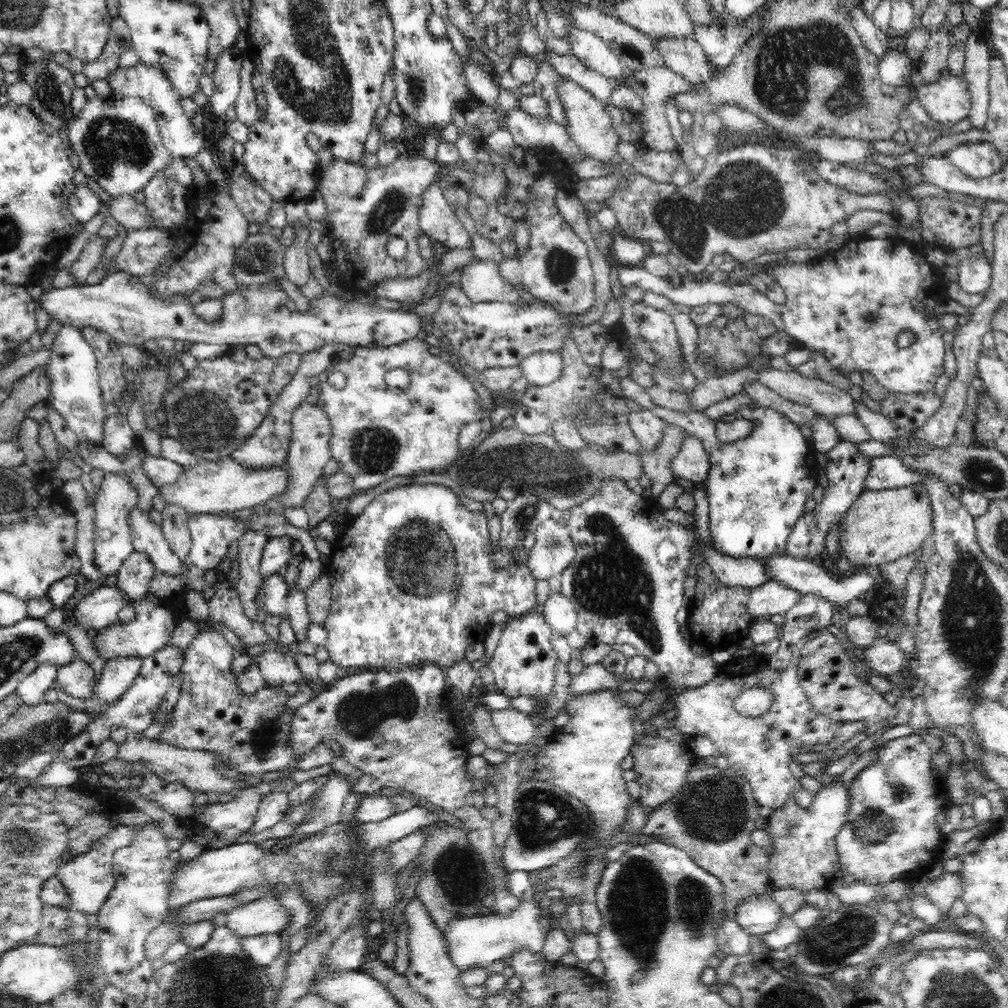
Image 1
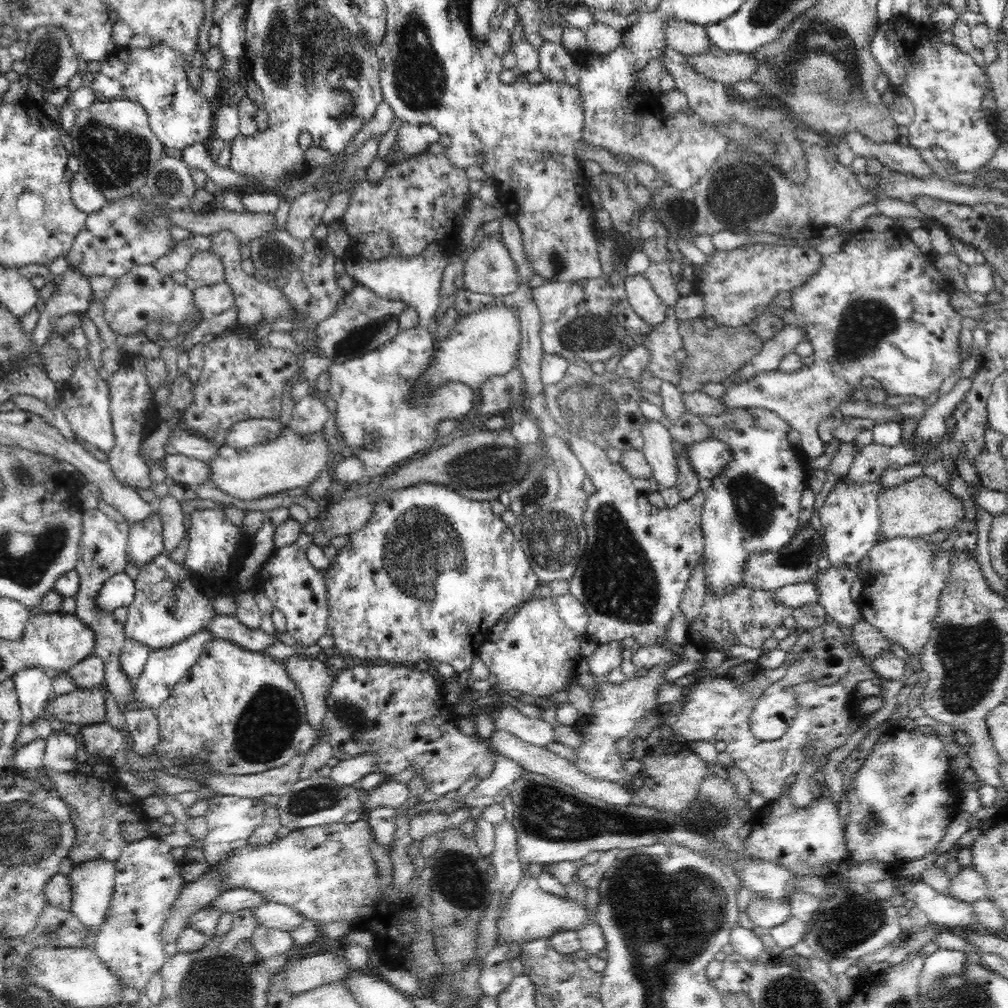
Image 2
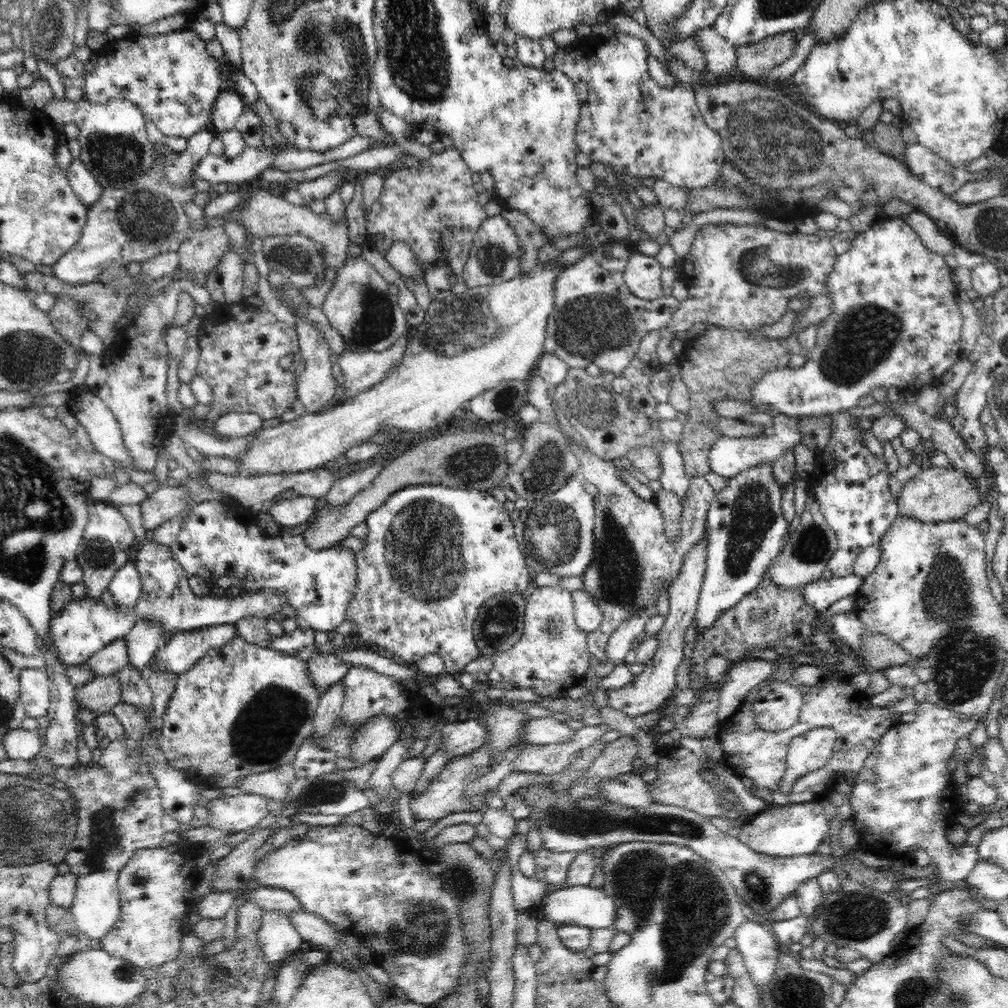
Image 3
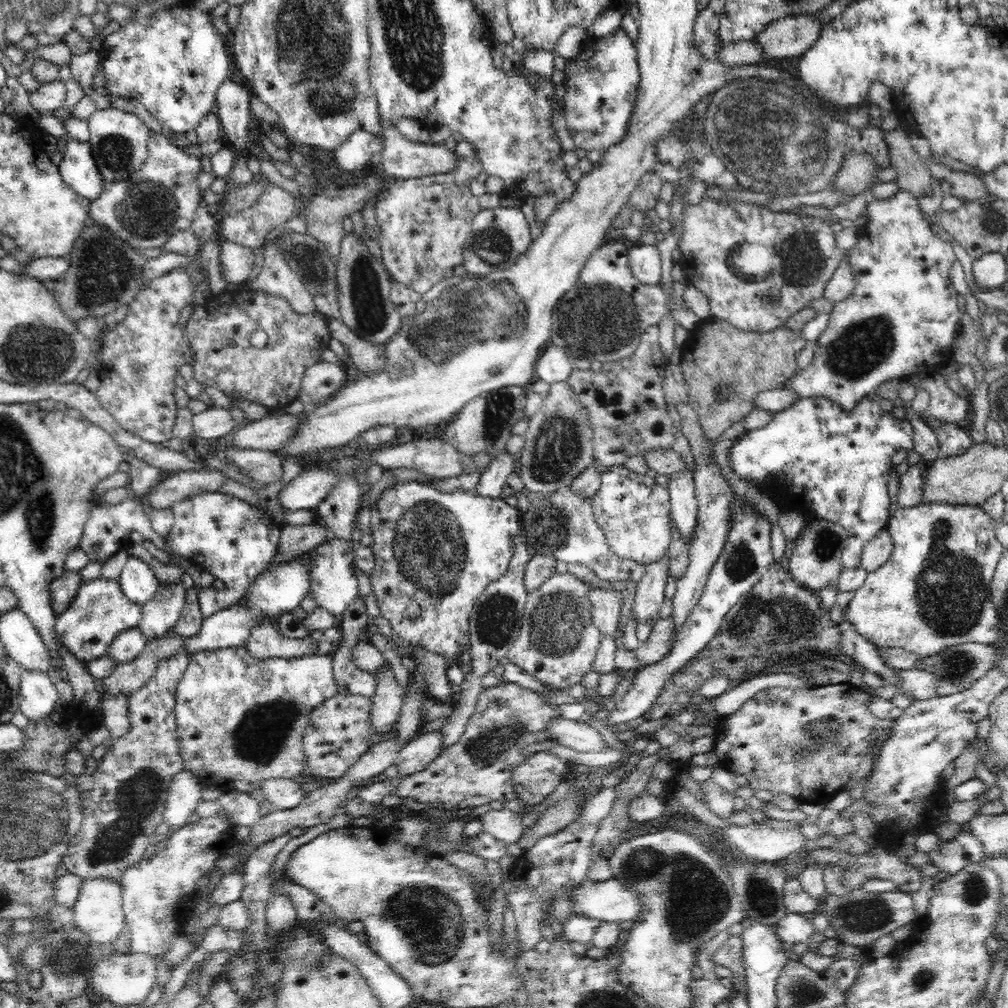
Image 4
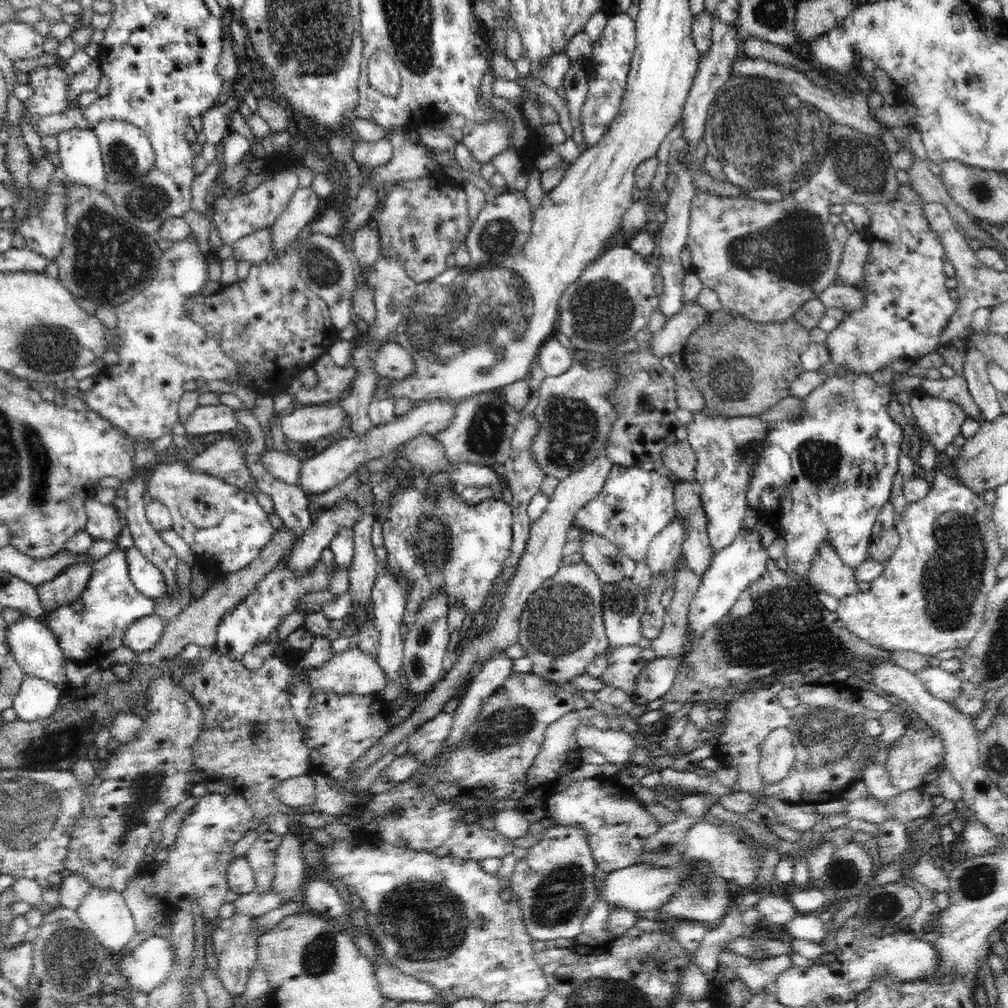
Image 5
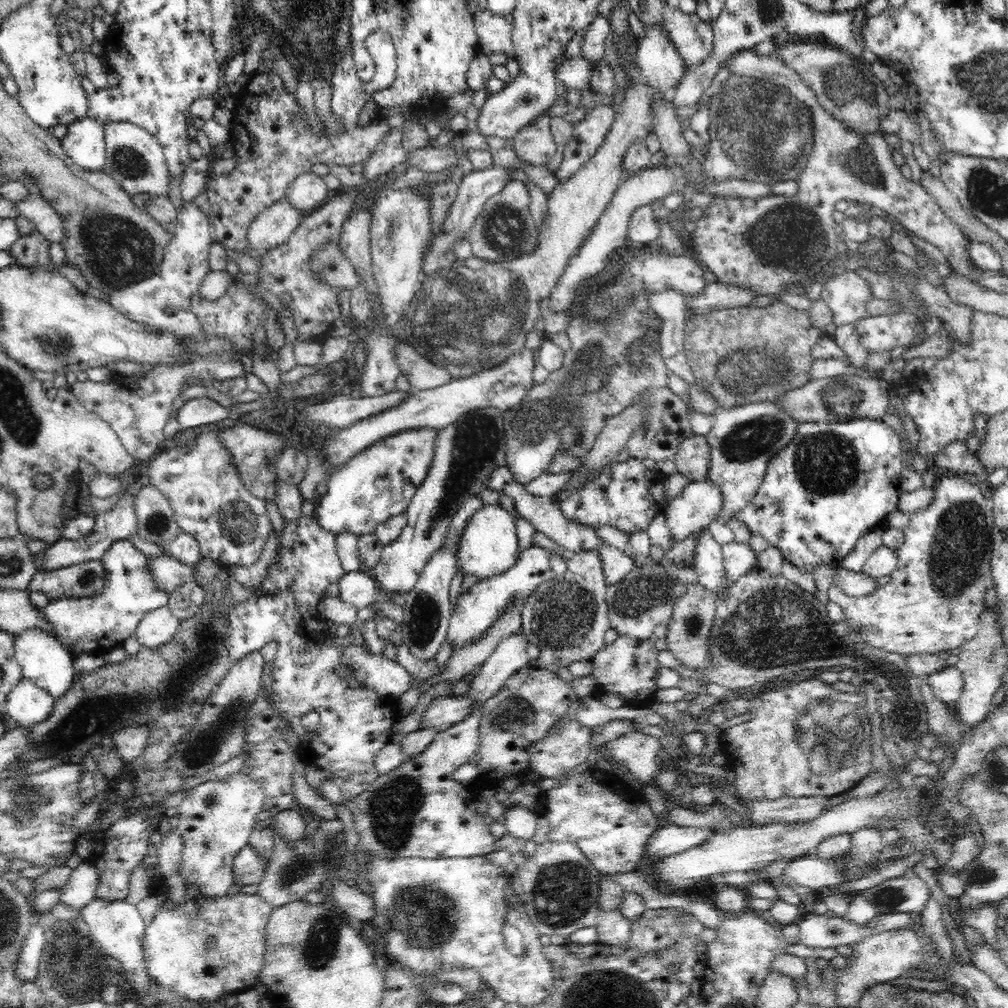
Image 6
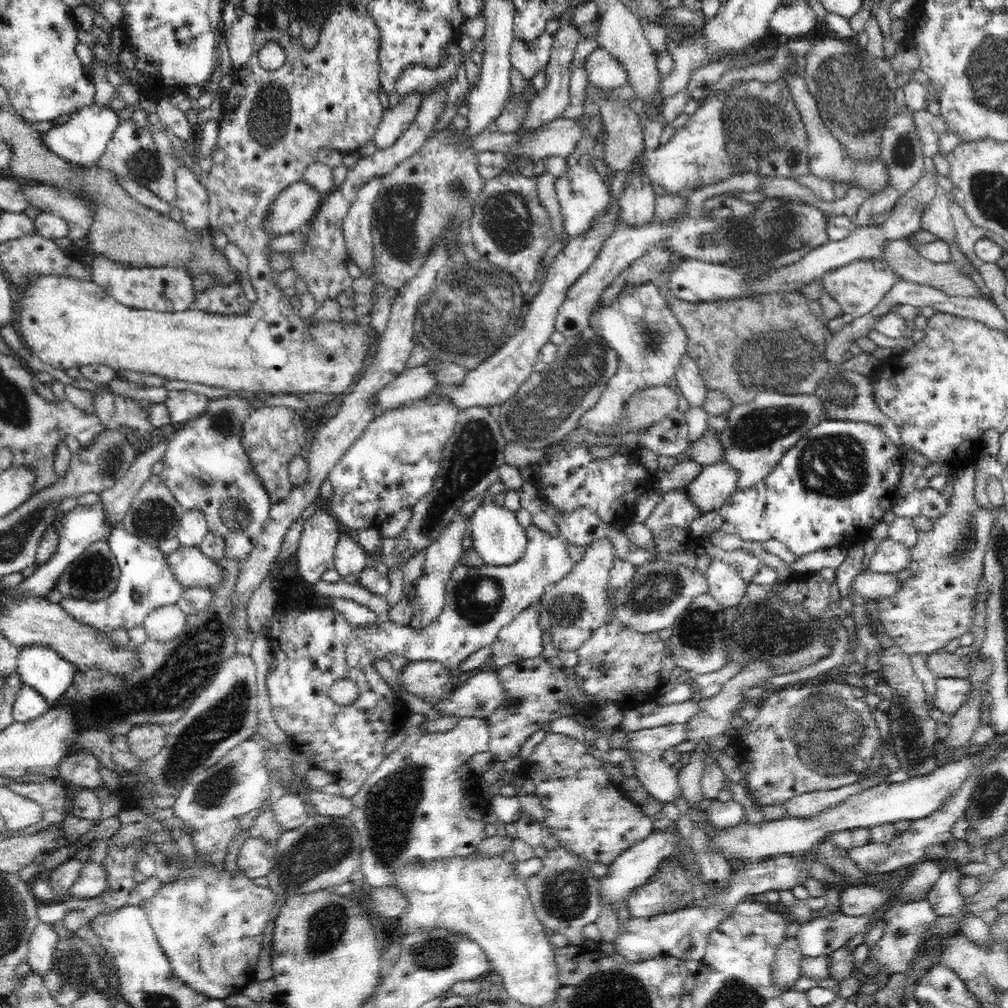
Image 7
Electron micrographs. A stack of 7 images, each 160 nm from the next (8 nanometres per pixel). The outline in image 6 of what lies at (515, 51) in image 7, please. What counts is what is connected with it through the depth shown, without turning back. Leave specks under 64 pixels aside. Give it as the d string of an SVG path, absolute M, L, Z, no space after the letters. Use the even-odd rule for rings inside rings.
M488 9L473 14L480 53L496 54L512 51L513 15L498 16Z

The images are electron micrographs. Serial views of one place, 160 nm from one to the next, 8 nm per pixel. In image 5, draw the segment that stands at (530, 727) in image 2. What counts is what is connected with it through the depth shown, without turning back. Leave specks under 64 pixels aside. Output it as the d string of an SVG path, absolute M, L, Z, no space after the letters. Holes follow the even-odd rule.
M579 724L574 738L580 747L594 748L596 752L604 755L607 762L619 768L632 764L630 756L638 748L632 732L610 728L598 730L592 725Z

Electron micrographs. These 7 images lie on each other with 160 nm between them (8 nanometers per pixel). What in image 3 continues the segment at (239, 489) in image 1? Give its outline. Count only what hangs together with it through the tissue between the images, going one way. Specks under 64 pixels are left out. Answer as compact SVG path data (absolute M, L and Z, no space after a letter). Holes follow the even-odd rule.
M538 262L529 275L520 274L515 279L495 285L468 287L459 295L448 293L447 299L432 299L425 310L424 322L408 327L408 350L404 352L400 364L392 368L380 384L352 396L352 400L346 398L342 403L332 405L328 412L305 414L262 430L246 452L234 457L235 462L239 462L239 474L236 476L252 478L264 474L298 474L316 470L328 461L344 456L352 447L383 431L382 428L397 428L404 432L435 430L435 426L464 411L476 396L499 386L500 382L527 381L541 356L546 353L544 342L548 317L554 306L554 282L564 269L552 263L544 267Z

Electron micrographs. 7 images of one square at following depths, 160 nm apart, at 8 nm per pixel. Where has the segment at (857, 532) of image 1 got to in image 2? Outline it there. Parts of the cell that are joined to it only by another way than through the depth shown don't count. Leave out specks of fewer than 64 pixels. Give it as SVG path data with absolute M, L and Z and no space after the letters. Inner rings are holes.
M920 476L894 488L884 488L878 494L880 526L876 532L876 543L898 537L924 537L939 529L953 528L964 517L964 502L950 489L942 487L934 478Z

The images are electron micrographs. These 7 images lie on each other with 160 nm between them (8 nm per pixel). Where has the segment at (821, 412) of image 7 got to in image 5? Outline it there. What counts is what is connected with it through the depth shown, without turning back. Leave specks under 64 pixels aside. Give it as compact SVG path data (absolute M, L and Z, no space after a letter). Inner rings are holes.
M702 412L693 414L692 422L686 426L688 429L687 441L697 456L697 484L700 486L700 498L707 518L708 539L710 547L716 554L724 547L730 546L741 529L742 520L746 516L746 498L749 483L753 476L754 465L759 462L760 450L764 448L768 432L768 421L762 421L756 415L742 416L742 418L723 418L722 416L708 416Z

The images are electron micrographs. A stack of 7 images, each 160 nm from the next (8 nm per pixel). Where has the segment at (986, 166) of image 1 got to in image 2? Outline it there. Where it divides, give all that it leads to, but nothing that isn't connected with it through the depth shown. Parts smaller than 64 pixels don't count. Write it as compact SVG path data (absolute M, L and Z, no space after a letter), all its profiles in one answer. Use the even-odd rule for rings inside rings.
M892 16L888 20L877 24L875 31L871 34L871 39L869 40L869 50L872 51L872 56L876 59L876 62L880 64L881 72L884 73L884 76L889 77L889 87L891 90L896 94L907 96L914 103L914 118L912 119L912 124L909 126L910 144L918 150L931 150L930 146L939 146L942 150L945 150L949 162L952 162L959 171L974 172L986 165L987 161L994 156L996 148L998 148L1001 143L1001 138L999 138L998 134L998 125L1000 124L1000 121L998 120L997 115L991 114L986 116L982 111L982 100L984 100L984 96L986 96L986 88L992 88L992 84L990 83L988 73L984 71L984 67L980 67L978 64L974 63L972 57L959 51L956 45L938 41L934 36L935 34L935 30L930 29L928 25L920 25L909 17L900 18Z

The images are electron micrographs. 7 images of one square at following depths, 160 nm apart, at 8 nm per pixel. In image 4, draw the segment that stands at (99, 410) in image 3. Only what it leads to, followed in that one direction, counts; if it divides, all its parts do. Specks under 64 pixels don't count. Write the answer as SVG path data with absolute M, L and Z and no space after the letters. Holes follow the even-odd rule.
M124 448L124 459L124 462L130 465L130 484L128 488L136 499L142 500L161 481L162 471L143 462L126 448Z

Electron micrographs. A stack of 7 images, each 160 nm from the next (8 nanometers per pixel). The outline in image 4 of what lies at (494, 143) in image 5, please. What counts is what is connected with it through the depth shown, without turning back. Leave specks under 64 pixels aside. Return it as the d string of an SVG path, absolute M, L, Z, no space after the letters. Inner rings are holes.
M468 141L458 142L454 148L454 153L456 153L456 161L458 161L454 170L450 170L446 173L431 174L420 178L396 179L392 184L380 188L380 192L376 194L376 198L373 201L376 211L377 226L380 226L380 232L376 239L381 248L381 265L393 276L395 281L412 288L412 290L416 291L418 294L424 294L425 290L430 290L440 279L443 279L448 268L454 270L455 266L463 264L464 244L468 235L471 233L473 218L481 209L478 204L477 196L475 196L468 188L468 181L472 178L476 178L480 172L483 172L484 167L482 167L482 161L480 161L480 157L476 155L474 145Z

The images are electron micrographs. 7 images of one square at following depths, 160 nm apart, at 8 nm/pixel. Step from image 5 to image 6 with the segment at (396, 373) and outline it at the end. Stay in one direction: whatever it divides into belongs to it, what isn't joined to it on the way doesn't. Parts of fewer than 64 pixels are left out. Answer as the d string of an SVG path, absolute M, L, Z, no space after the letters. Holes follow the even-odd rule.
M396 344L393 348L395 362L414 390L424 391L439 388L453 380L451 373L421 356L412 345Z

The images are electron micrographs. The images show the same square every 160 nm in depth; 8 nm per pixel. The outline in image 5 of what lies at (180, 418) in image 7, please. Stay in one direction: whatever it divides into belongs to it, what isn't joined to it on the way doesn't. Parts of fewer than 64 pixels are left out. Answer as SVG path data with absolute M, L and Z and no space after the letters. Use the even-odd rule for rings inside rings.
M198 406L183 424L188 435L208 434L210 432L230 432L236 428L237 411L224 406Z

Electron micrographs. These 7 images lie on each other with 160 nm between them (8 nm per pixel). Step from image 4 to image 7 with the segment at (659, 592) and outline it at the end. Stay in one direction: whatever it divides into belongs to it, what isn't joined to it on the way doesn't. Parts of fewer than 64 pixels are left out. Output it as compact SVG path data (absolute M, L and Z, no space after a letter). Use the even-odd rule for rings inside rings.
M728 462L706 466L686 487L689 498L698 507L700 516L719 510L736 490L739 473Z

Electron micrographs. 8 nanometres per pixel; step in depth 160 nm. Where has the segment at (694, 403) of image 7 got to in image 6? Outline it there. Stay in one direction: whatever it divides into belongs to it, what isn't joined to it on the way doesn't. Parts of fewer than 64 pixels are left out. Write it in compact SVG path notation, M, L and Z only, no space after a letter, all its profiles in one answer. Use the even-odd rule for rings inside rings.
M672 288L650 296L648 304L663 323L659 338L665 367L669 373L682 378L689 388L695 386L696 378L685 354L686 297Z

